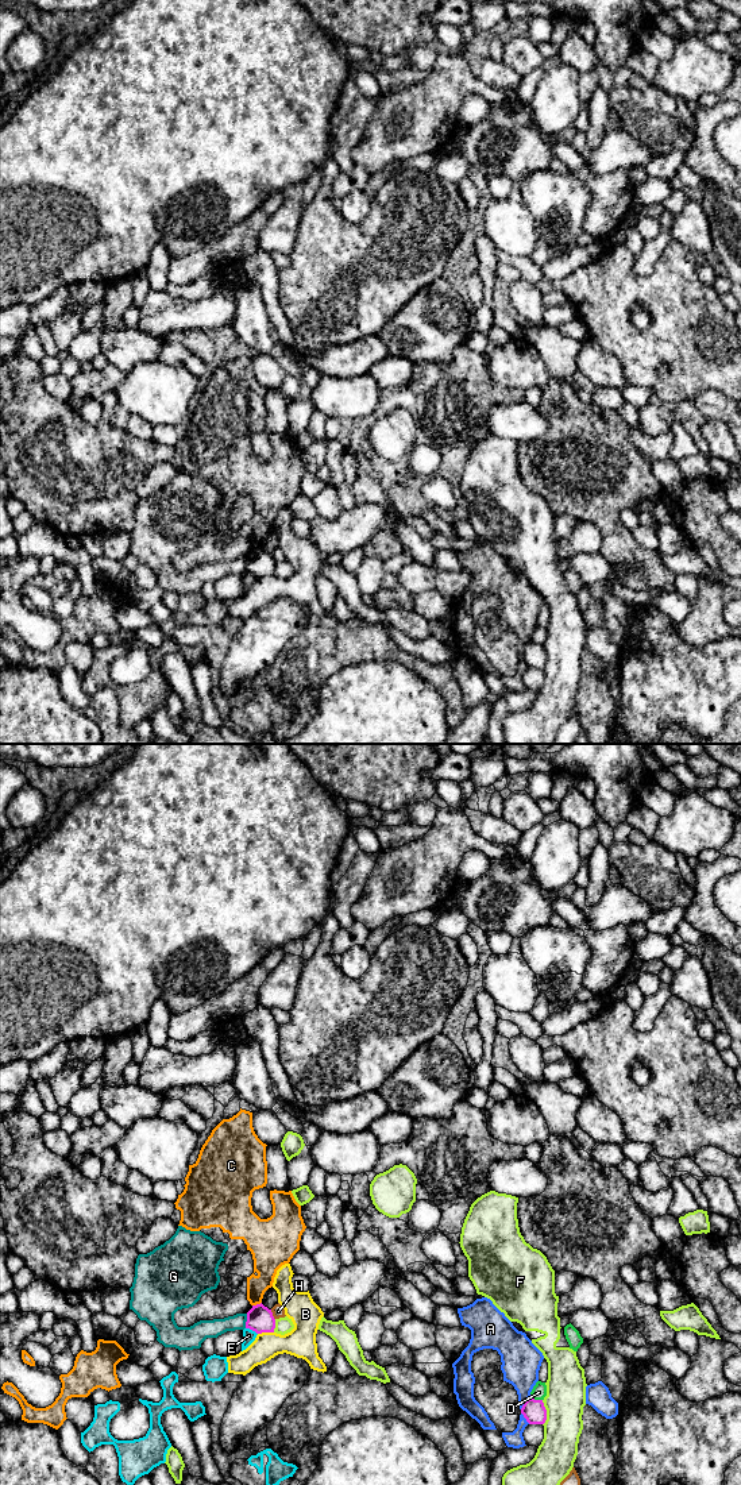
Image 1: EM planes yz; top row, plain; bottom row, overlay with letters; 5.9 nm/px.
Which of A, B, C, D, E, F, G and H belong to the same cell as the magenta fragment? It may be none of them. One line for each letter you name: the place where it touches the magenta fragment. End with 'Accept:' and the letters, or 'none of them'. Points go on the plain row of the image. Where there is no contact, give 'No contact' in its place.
Accept: none of them

